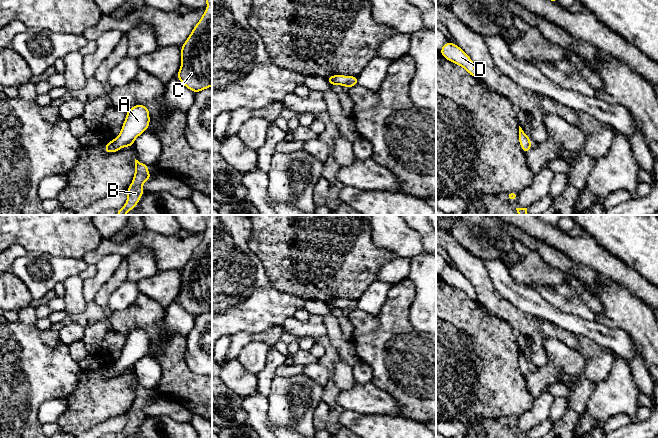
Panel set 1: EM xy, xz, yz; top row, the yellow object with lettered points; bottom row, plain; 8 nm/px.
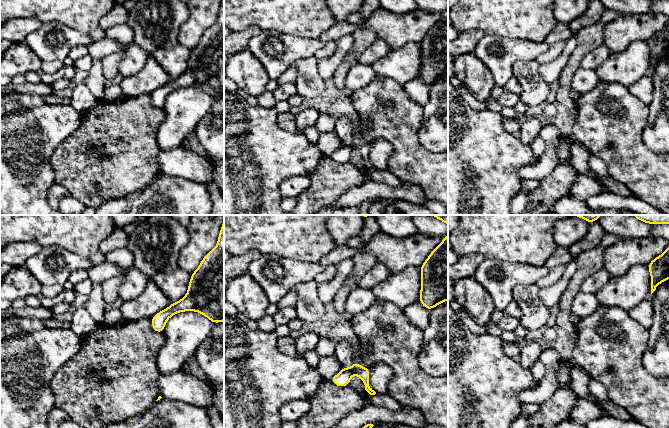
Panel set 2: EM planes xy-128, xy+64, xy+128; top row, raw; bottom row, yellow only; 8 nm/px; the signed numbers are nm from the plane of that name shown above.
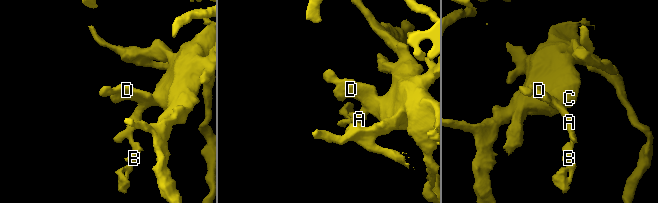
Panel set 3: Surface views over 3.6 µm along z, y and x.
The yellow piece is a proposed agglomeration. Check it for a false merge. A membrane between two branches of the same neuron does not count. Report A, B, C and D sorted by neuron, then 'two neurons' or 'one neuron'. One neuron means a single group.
groups A B C D; one neuron

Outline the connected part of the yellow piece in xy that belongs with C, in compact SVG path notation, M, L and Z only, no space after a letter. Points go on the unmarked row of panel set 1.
M202 215L207 234L181 271L179 305L197 317L212 310L212 215Z

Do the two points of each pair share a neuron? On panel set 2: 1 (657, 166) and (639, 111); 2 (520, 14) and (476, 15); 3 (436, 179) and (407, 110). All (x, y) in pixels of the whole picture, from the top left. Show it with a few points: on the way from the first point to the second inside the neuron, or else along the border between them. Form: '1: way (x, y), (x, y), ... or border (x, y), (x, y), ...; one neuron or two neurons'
1: way (643, 152), (637, 146), (637, 125); one neuron
2: way (509, 14), (487, 14); one neuron
3: way (419, 162), (407, 150), (407, 127); one neuron

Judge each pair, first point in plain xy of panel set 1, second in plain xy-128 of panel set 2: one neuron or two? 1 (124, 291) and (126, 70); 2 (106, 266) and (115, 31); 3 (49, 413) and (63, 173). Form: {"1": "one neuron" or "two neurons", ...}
{"1": "one neuron", "2": "one neuron", "3": "two neurons"}

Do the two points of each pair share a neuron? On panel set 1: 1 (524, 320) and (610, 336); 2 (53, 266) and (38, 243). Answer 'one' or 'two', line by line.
1: two
2: two

